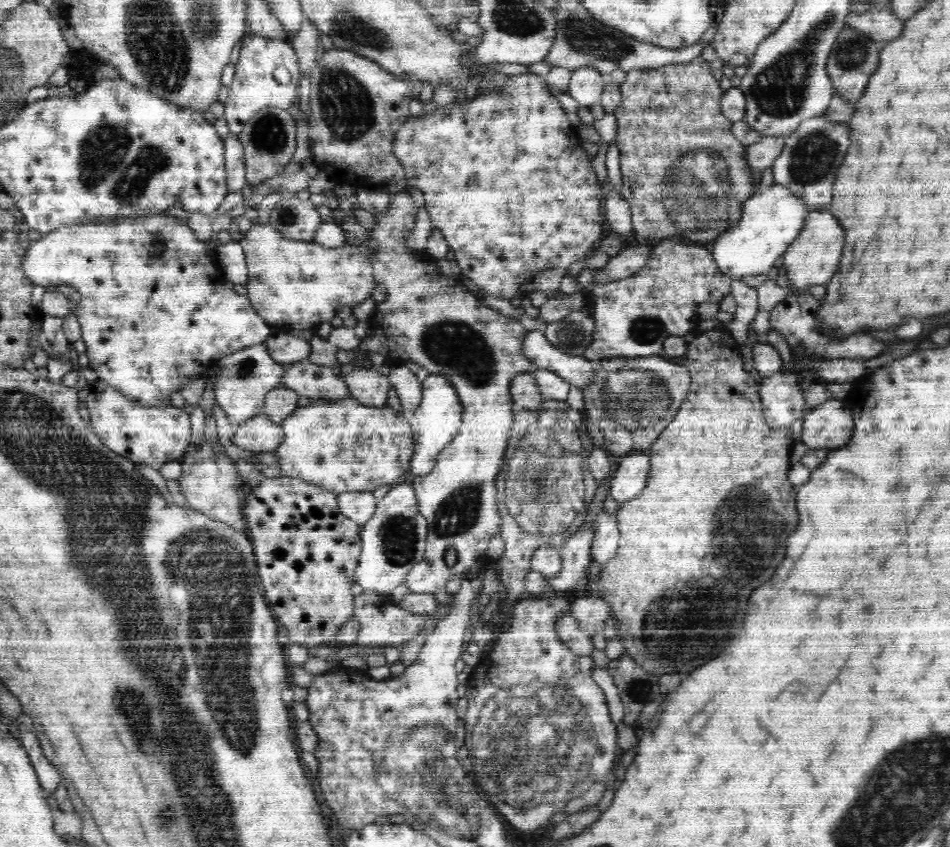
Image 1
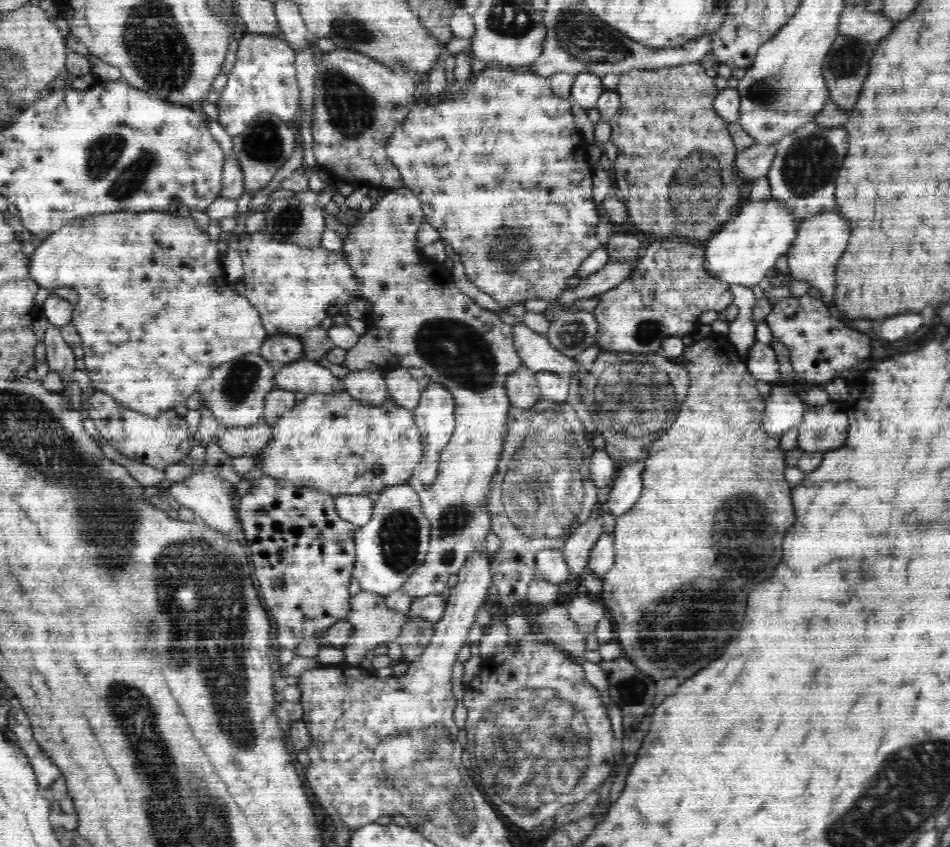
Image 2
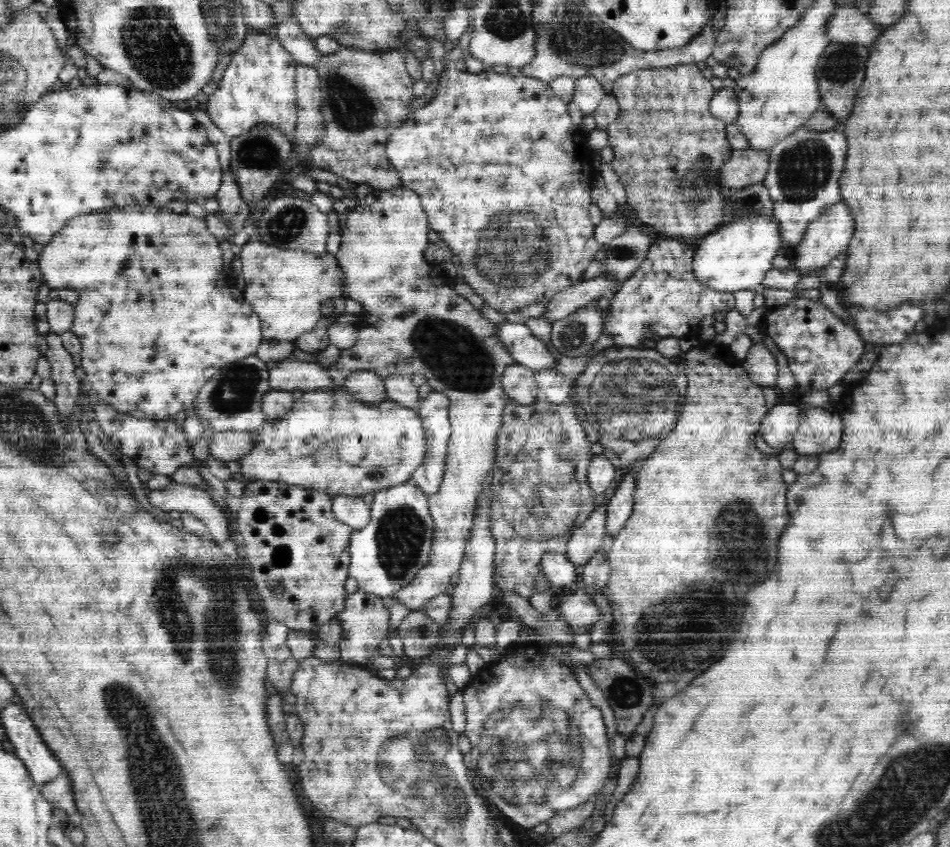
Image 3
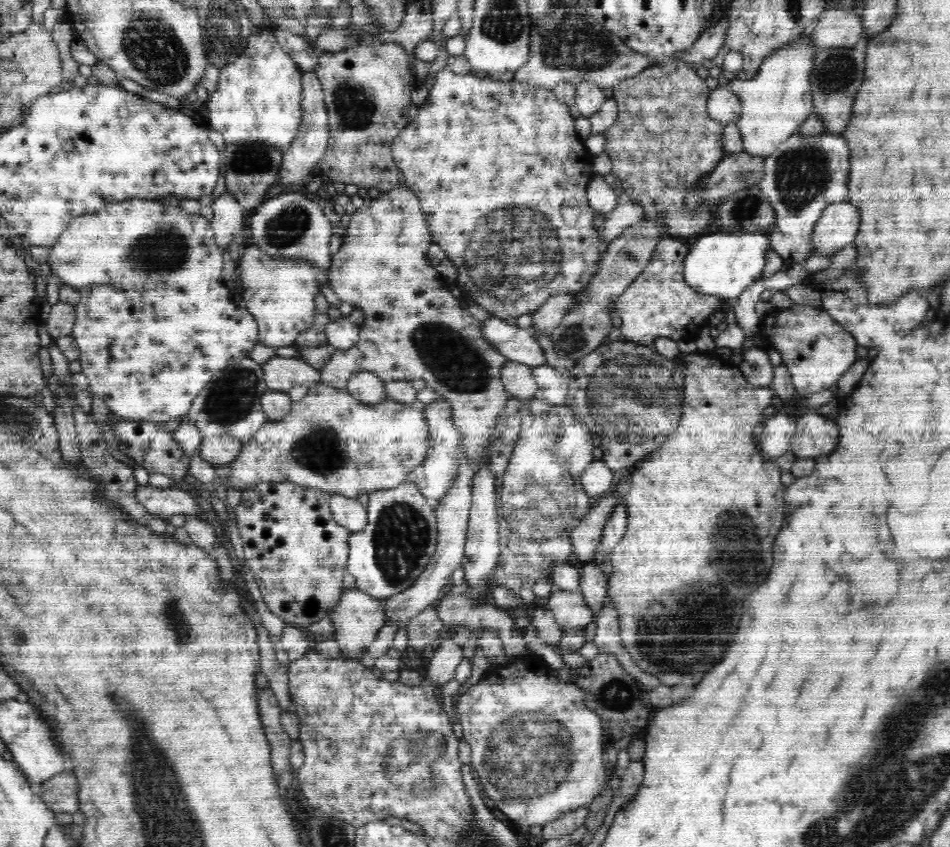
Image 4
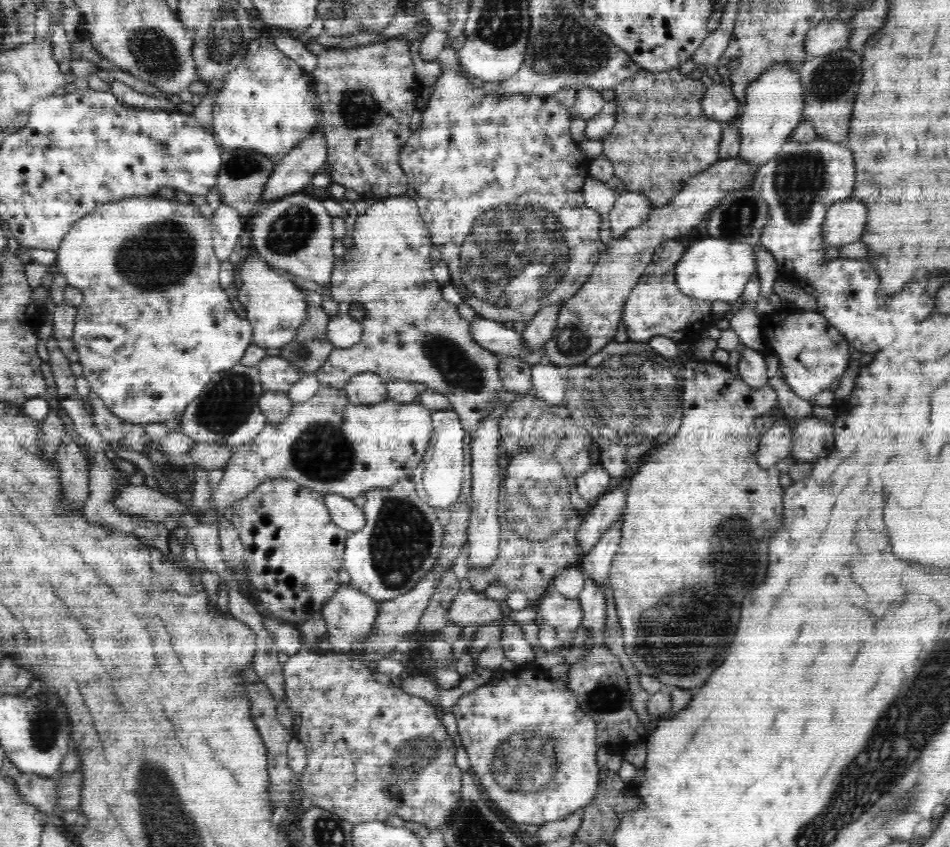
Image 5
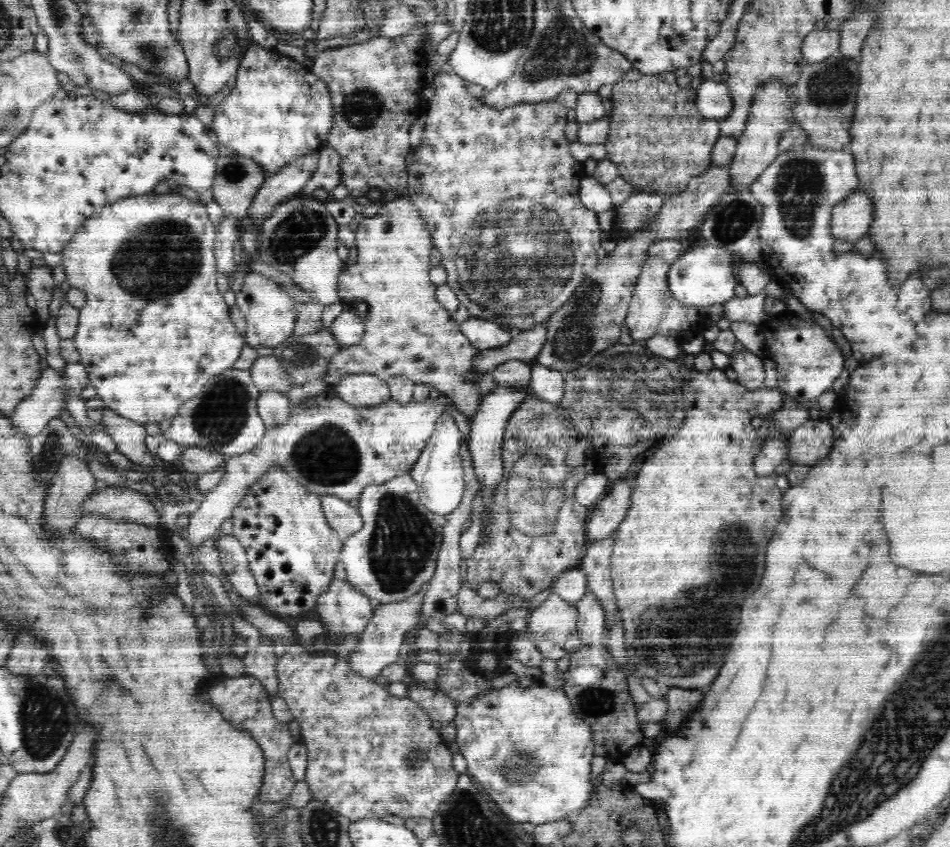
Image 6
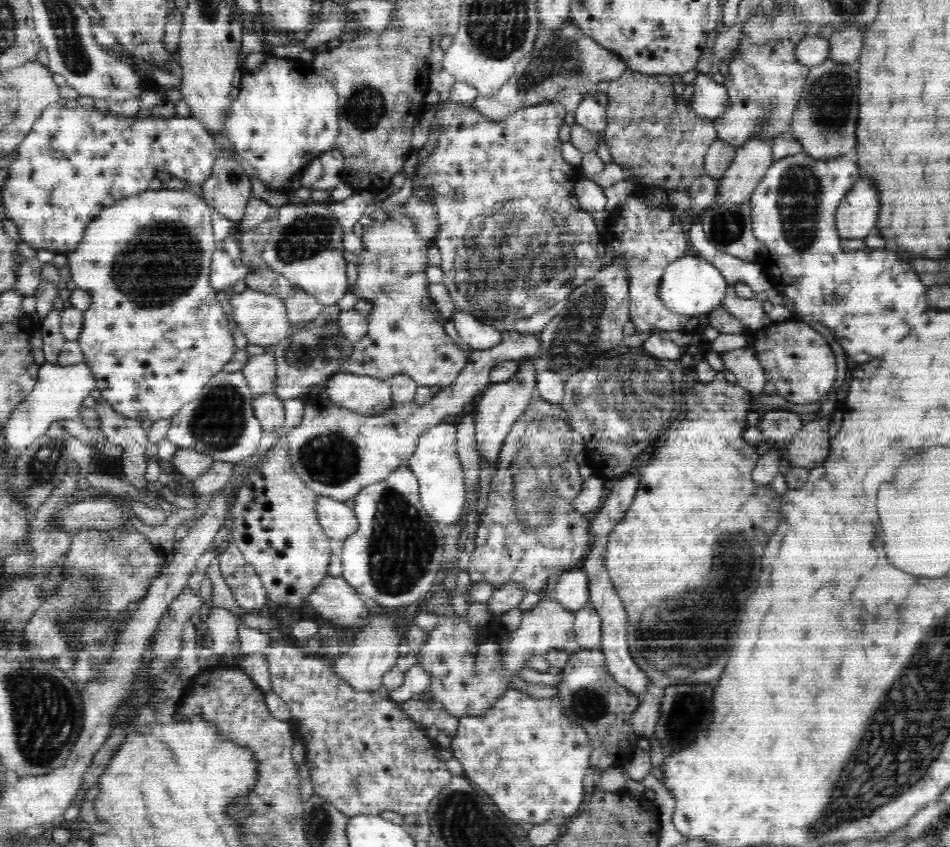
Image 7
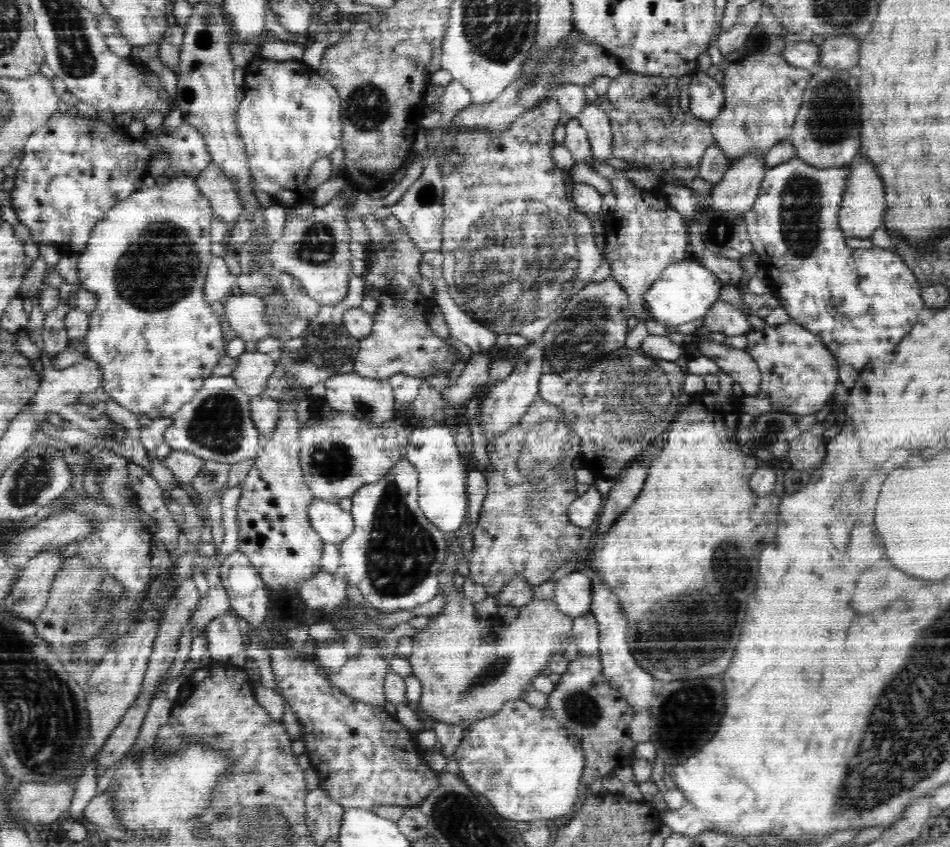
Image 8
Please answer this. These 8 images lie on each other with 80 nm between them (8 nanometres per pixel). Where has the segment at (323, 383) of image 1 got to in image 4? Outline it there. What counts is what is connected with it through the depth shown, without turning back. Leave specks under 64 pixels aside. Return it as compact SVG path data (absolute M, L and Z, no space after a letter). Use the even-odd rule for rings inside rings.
M272 357L261 367L266 386L270 391L287 391L295 384L310 388L320 384L319 370L312 368L307 362L296 360L295 357Z

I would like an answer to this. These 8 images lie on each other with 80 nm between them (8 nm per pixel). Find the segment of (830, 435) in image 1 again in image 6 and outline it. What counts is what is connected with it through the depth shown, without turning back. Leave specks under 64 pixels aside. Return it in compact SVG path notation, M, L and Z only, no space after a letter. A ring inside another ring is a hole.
M808 419L806 424L799 425L788 436L788 454L787 458L790 459L794 464L806 464L808 466L814 466L818 464L818 460L824 460L828 456L828 452L832 450L832 444L834 444L834 430L832 426L824 420Z

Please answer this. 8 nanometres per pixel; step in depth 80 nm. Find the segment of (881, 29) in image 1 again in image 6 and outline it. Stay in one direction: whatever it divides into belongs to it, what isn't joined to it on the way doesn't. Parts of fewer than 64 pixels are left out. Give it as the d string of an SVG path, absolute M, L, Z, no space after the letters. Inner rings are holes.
M825 28L824 30L814 30L806 36L801 46L801 51L805 59L814 64L815 61L826 60L829 56L837 54L840 44L838 30Z

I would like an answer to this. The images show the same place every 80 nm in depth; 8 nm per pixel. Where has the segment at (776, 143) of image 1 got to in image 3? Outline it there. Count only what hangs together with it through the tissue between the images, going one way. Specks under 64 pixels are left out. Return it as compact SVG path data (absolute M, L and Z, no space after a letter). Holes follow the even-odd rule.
M734 150L722 168L722 188L744 188L763 183L769 170L771 150Z

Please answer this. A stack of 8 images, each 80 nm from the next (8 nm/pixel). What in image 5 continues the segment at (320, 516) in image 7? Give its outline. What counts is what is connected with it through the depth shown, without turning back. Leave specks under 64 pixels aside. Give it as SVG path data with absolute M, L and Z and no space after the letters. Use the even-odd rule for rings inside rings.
M338 493L325 495L325 505L328 507L333 523L349 534L364 528L366 515L350 498Z

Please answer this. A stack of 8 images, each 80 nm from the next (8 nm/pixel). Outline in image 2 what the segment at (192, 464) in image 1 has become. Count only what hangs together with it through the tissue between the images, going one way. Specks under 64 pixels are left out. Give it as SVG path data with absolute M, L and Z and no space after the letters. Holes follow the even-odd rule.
M206 464L204 470L196 470L192 478L184 479L184 482L172 483L169 488L156 490L154 493L155 499L165 504L169 503L171 499L176 500L179 506L190 508L196 516L206 521L206 524L217 527L220 531L230 532L238 526L238 519L236 518L236 510L232 506L232 494L224 492L224 480L216 476L216 472Z

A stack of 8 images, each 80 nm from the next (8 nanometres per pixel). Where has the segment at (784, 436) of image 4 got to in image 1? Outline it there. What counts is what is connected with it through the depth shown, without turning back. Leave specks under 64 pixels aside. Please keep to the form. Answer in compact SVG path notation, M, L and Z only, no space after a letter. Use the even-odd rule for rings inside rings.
M792 371L762 376L759 391L763 416L770 428L790 427L805 416L806 401Z

